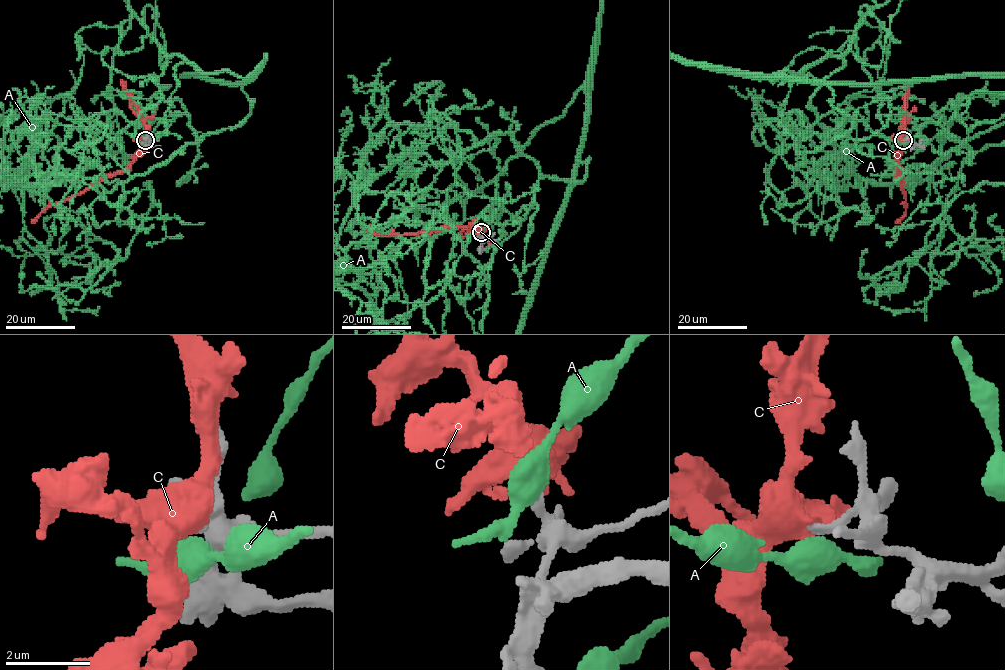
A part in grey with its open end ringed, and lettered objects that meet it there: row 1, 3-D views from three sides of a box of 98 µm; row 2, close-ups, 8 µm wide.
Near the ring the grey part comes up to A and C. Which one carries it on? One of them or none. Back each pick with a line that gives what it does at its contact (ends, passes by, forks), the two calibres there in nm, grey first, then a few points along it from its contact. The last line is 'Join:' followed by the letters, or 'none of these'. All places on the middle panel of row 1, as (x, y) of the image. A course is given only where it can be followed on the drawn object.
C: it forks | 280/400 nm | via (481, 232), (478, 228), (443, 227), (414, 233), (376, 234), (368, 223)
Join: C

